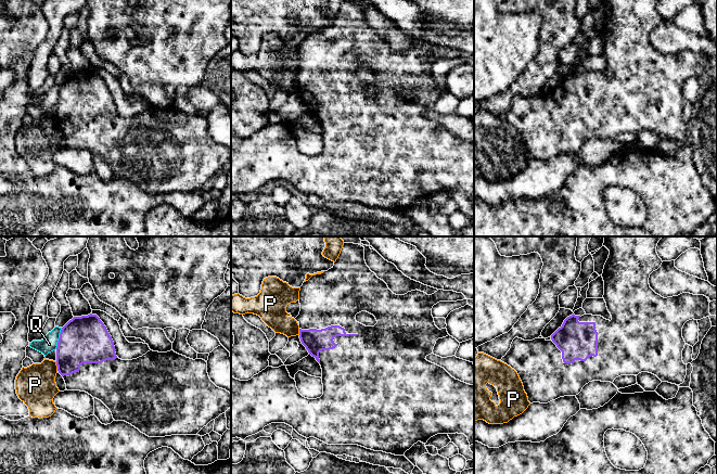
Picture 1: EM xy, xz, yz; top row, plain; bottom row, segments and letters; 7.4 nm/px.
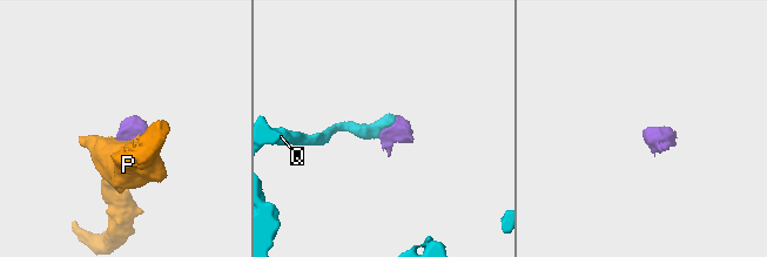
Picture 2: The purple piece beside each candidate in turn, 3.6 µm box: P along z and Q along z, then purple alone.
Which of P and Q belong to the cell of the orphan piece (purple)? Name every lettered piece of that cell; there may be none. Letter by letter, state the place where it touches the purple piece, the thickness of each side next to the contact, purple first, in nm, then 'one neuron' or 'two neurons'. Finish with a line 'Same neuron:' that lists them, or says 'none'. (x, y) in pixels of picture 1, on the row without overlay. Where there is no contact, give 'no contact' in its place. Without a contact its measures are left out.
P: xy (56, 122) | 320/300 nm | two neurons
Q: xy (59, 95) | 360/120 nm | two neurons
Same neuron: none

